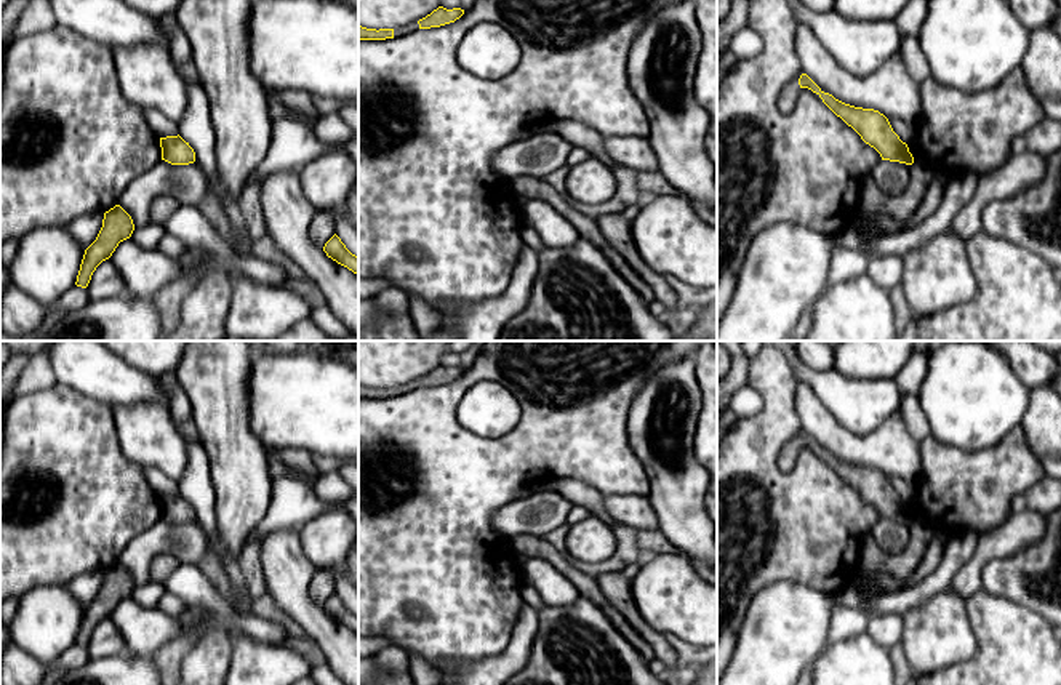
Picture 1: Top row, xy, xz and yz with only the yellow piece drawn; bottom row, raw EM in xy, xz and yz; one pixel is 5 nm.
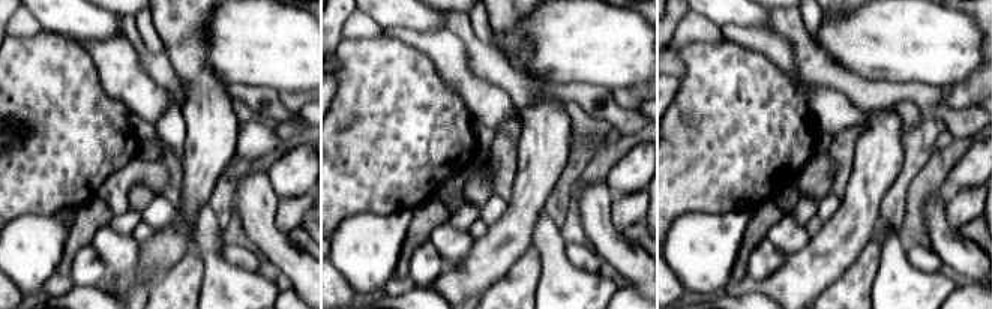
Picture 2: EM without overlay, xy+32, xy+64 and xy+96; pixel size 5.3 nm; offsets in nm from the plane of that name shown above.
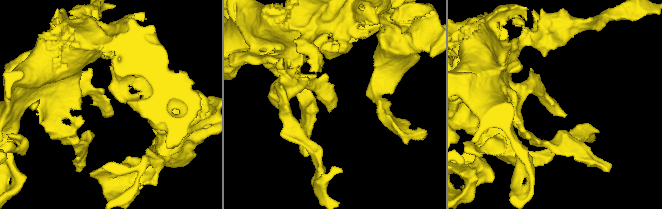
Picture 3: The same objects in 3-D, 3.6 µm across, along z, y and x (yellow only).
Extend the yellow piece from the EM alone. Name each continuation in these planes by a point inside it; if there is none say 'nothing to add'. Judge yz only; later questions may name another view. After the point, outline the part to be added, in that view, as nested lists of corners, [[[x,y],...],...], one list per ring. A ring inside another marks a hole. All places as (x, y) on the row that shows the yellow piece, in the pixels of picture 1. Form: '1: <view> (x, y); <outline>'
1: yz (791, 92); [[[797,82],[787,83],[778,98],[778,107],[783,112],[791,112],[799,94],[800,94],[800,85]]]

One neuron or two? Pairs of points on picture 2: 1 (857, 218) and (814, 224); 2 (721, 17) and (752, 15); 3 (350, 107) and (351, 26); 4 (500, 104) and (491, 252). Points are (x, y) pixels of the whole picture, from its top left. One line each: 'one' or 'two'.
1: two
2: one
3: two
4: two

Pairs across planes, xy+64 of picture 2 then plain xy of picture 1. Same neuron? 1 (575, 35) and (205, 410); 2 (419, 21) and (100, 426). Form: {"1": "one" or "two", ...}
{"1": "two", "2": "two"}

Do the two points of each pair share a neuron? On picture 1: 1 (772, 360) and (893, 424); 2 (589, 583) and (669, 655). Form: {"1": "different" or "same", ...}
{"1": "different", "2": "different"}

